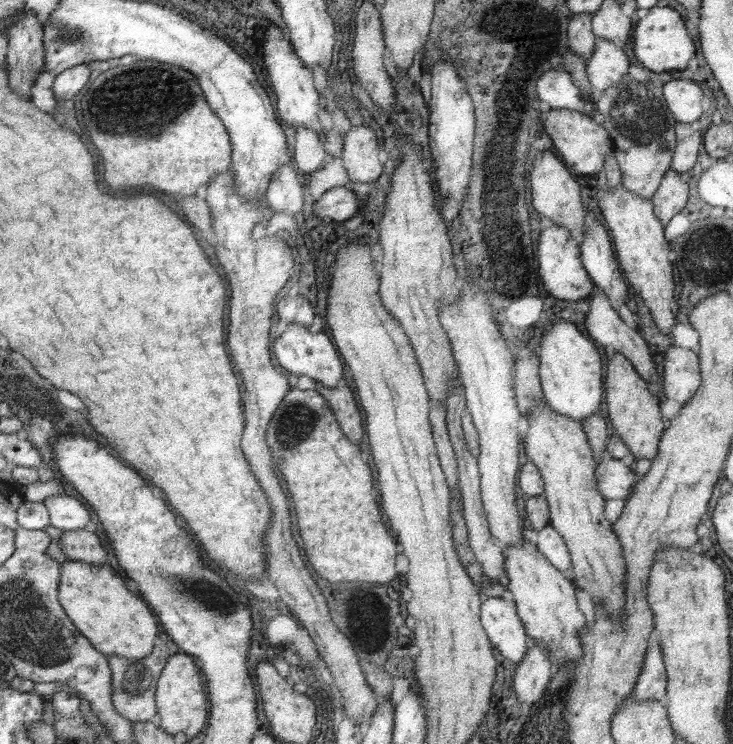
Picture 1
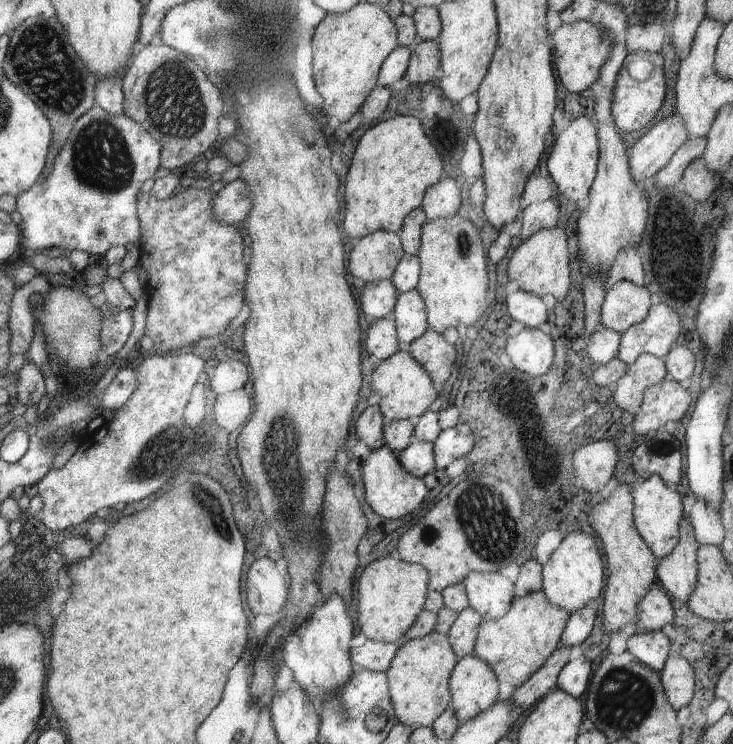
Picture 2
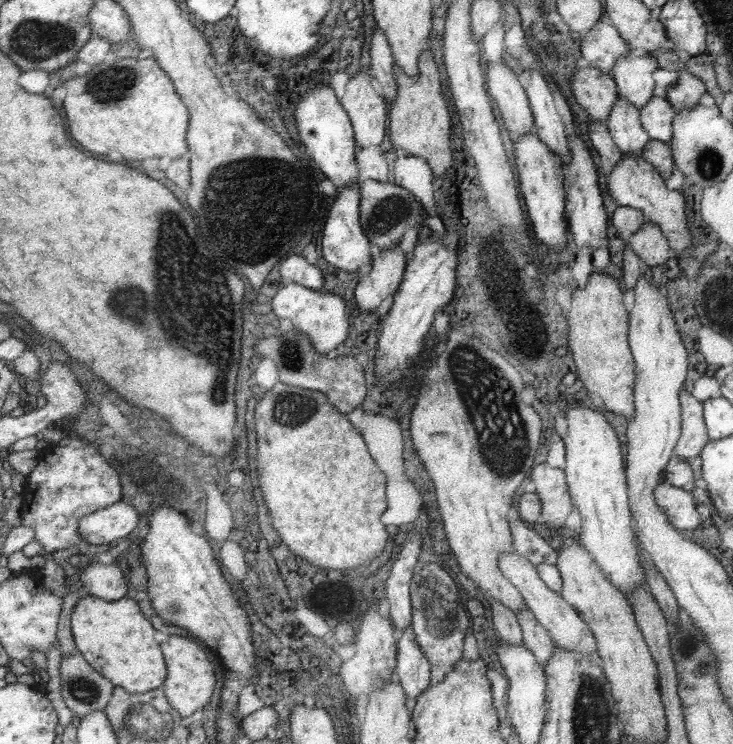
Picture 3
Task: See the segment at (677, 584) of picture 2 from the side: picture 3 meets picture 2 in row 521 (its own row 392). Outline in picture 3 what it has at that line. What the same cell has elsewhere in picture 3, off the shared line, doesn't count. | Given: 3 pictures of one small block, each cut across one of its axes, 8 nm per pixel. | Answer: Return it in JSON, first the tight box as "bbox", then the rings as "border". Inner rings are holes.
{"bbox":[675,392,709,460],"border":[[[681,392],[679,396],[679,404],[681,404],[681,438],[679,444],[675,446],[675,454],[681,460],[693,460],[699,458],[703,452],[701,448],[705,448],[705,440],[709,434],[705,434],[705,426],[701,420],[701,404],[697,402],[691,392]]]}

